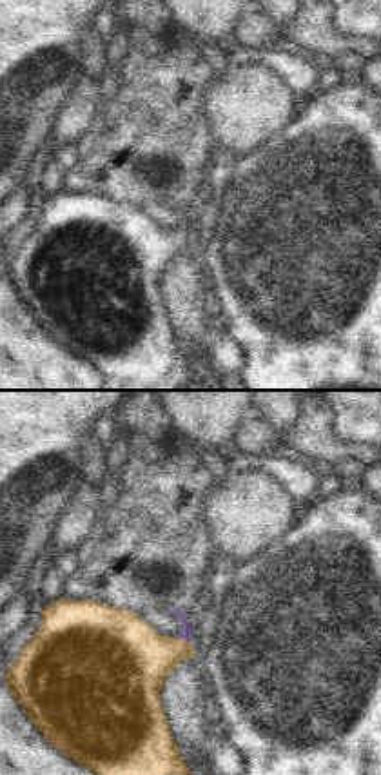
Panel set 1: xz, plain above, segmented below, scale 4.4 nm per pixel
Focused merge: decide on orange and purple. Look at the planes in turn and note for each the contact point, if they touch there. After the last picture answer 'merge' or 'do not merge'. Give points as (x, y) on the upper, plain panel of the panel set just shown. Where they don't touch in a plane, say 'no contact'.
contact (182, 233)

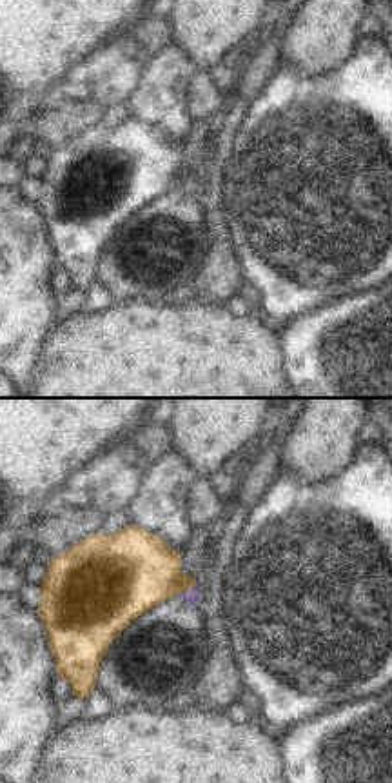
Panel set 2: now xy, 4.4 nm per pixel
contact (187, 180)

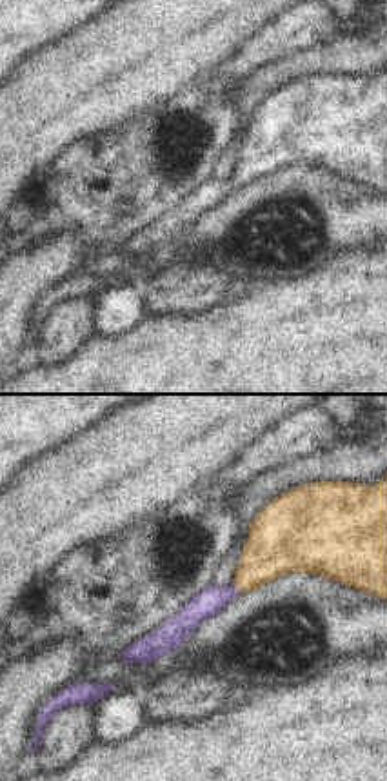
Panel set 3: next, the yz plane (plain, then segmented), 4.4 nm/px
contact (238, 182)

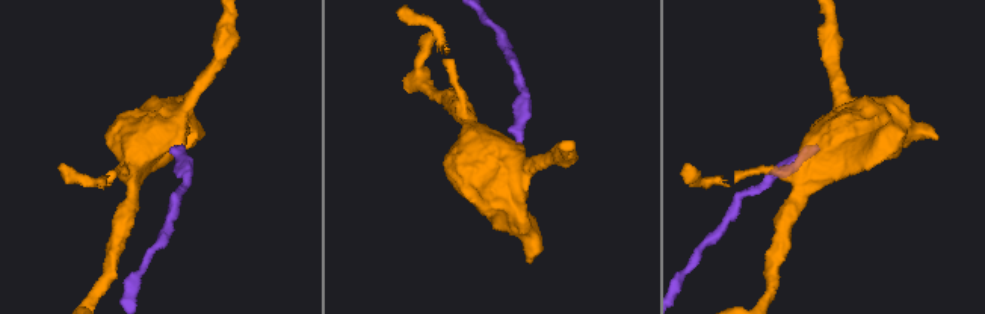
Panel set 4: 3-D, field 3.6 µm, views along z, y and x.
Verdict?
merge

